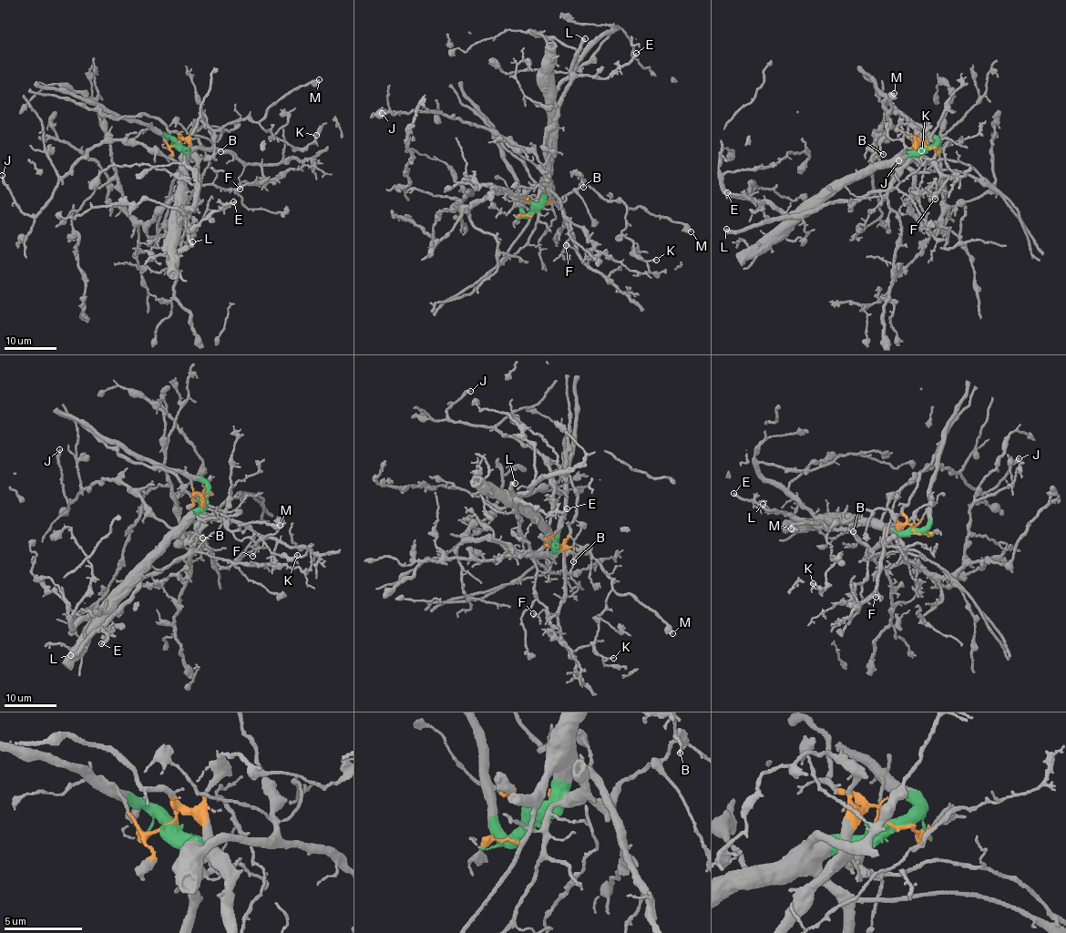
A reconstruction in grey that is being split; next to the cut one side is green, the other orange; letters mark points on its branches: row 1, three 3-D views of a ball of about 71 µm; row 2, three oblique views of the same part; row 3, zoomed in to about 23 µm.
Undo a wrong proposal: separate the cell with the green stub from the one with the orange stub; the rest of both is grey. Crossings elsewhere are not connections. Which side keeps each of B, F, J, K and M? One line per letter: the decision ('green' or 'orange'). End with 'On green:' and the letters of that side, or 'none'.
B: orange
F: green
J: green
K: orange
M: orange
On green: F, J

